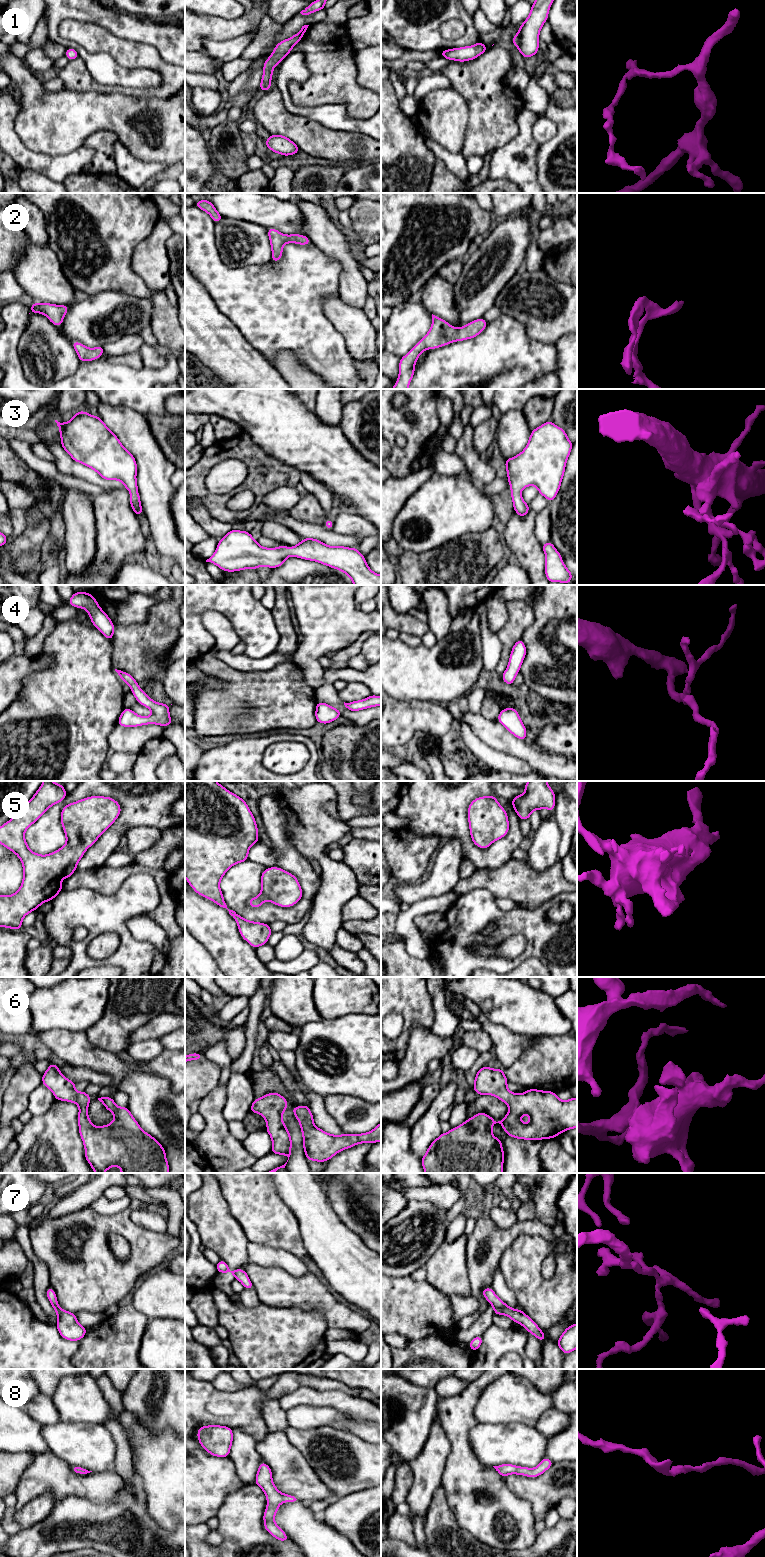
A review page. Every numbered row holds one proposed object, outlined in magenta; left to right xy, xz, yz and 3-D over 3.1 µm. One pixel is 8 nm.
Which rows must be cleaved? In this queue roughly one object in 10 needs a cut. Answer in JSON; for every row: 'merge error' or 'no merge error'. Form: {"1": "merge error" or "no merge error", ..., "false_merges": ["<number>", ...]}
{"1": "no merge error", "2": "no merge error", "3": "no merge error", "4": "no merge error", "5": "no merge error", "6": "no merge error", "7": "no merge error", "8": "no merge error", "false_merges": []}

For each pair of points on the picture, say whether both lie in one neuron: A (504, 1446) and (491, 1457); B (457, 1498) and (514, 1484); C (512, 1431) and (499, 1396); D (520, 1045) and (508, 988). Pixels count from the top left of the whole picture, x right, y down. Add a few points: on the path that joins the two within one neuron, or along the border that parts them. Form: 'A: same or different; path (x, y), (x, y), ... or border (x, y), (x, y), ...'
A: same; path (501, 1447), (494, 1454)
B: different; border (504, 1478), (507, 1486), (517, 1496), (525, 1500)
C: different; border (486, 1422), (523, 1423), (532, 1427)
D: different; border (497, 1024), (516, 1034), (522, 1034), (531, 1038)

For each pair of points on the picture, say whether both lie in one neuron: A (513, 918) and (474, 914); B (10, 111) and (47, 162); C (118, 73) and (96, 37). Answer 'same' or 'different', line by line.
A: same
B: same
C: different

